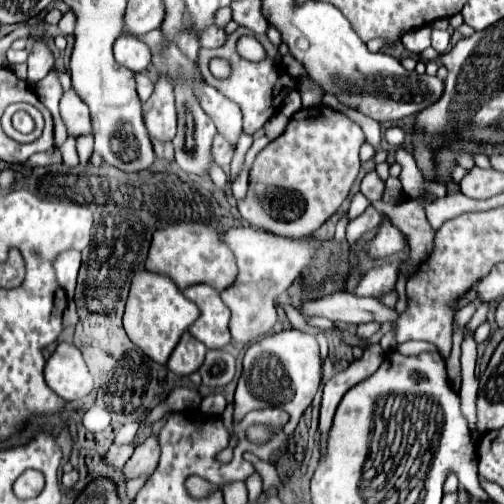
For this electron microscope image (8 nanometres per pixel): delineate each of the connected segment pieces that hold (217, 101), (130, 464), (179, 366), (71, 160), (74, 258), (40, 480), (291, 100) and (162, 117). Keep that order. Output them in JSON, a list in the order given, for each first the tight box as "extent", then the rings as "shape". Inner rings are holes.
[{"extent":[196,83,242,149],"shape":[[[202,83],[200,89],[196,89],[200,93],[200,105],[202,109],[212,117],[218,133],[232,145],[232,149],[236,149],[238,137],[242,133],[242,113],[240,107],[236,103],[232,103],[230,99],[226,99],[224,95],[220,95],[214,87]]]},{"extent":[122,435,160,479],"shape":[[[156,435],[146,437],[132,453],[132,457],[126,461],[126,465],[122,467],[124,479],[136,479],[142,475],[152,475],[154,469],[158,467],[158,457],[160,457],[160,447],[156,447]]]},{"extent":[168,331,206,375],"shape":[[[188,331],[182,335],[180,343],[176,345],[176,349],[172,351],[170,359],[168,359],[168,369],[174,371],[176,375],[190,375],[194,371],[200,369],[200,365],[204,363],[206,357],[206,345],[200,343],[198,339],[194,339]]]},{"extent":[60,137,78,167],"shape":[[[72,137],[66,139],[66,143],[60,147],[62,151],[62,159],[64,159],[64,165],[68,167],[76,167],[78,165],[78,153],[76,153],[76,141]]]},{"extent":[54,251,80,297],"shape":[[[64,251],[54,261],[56,277],[60,281],[60,287],[66,291],[68,297],[74,297],[76,287],[76,275],[80,269],[80,251]]]},{"extent":[14,469,44,499],"shape":[[[32,469],[24,471],[14,483],[14,493],[20,499],[36,497],[42,489],[44,489],[44,475],[40,471],[32,471]]]},{"extent":[280,93,302,117],"shape":[[[290,93],[290,95],[286,97],[286,101],[284,101],[284,105],[280,107],[280,111],[282,111],[286,117],[292,117],[300,107],[302,107],[302,103],[300,103],[300,93]]]},{"extent":[142,73,176,141],"shape":[[[158,73],[154,93],[142,105],[144,125],[152,141],[172,141],[176,135],[174,87],[166,73]]]}]

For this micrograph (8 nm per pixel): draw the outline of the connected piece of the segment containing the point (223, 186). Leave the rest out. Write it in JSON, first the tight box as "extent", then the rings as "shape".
{"extent":[209,165,229,193],"shape":[[[213,165],[210,168],[209,174],[214,184],[218,185],[218,188],[225,193],[229,184],[229,178],[225,172],[217,165]]]}

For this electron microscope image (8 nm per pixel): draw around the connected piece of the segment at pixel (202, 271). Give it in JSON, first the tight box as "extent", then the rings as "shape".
{"extent":[146,223,236,291],"shape":[[[180,223],[170,225],[166,229],[158,229],[150,243],[146,269],[152,273],[168,275],[180,291],[198,283],[206,283],[222,291],[236,279],[236,261],[232,257],[232,251],[224,247],[218,231],[200,223]]]}

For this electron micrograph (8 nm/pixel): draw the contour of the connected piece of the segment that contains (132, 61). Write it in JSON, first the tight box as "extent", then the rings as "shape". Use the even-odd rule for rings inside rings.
{"extent":[114,35,152,73],"shape":[[[120,35],[114,43],[114,57],[120,65],[132,69],[134,73],[144,71],[148,67],[148,63],[152,61],[152,53],[150,47],[136,39],[136,37],[128,37],[128,35]]]}

